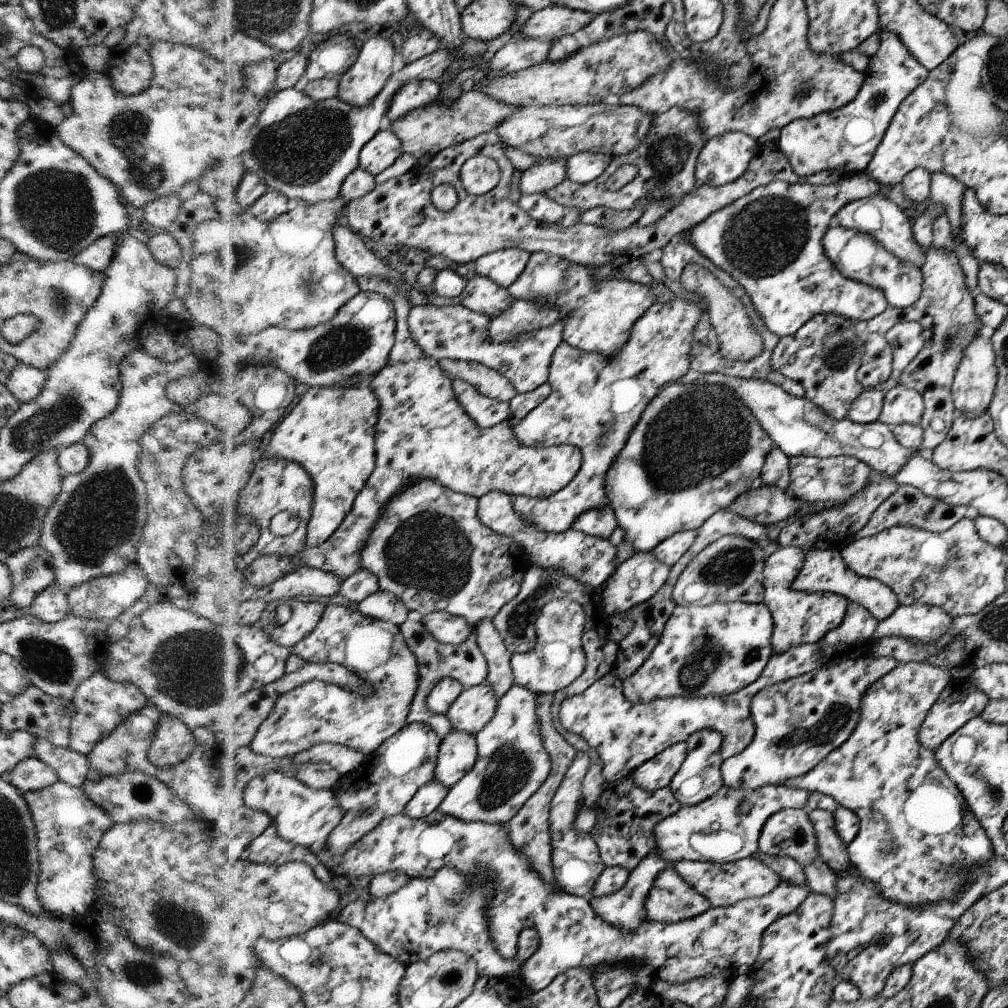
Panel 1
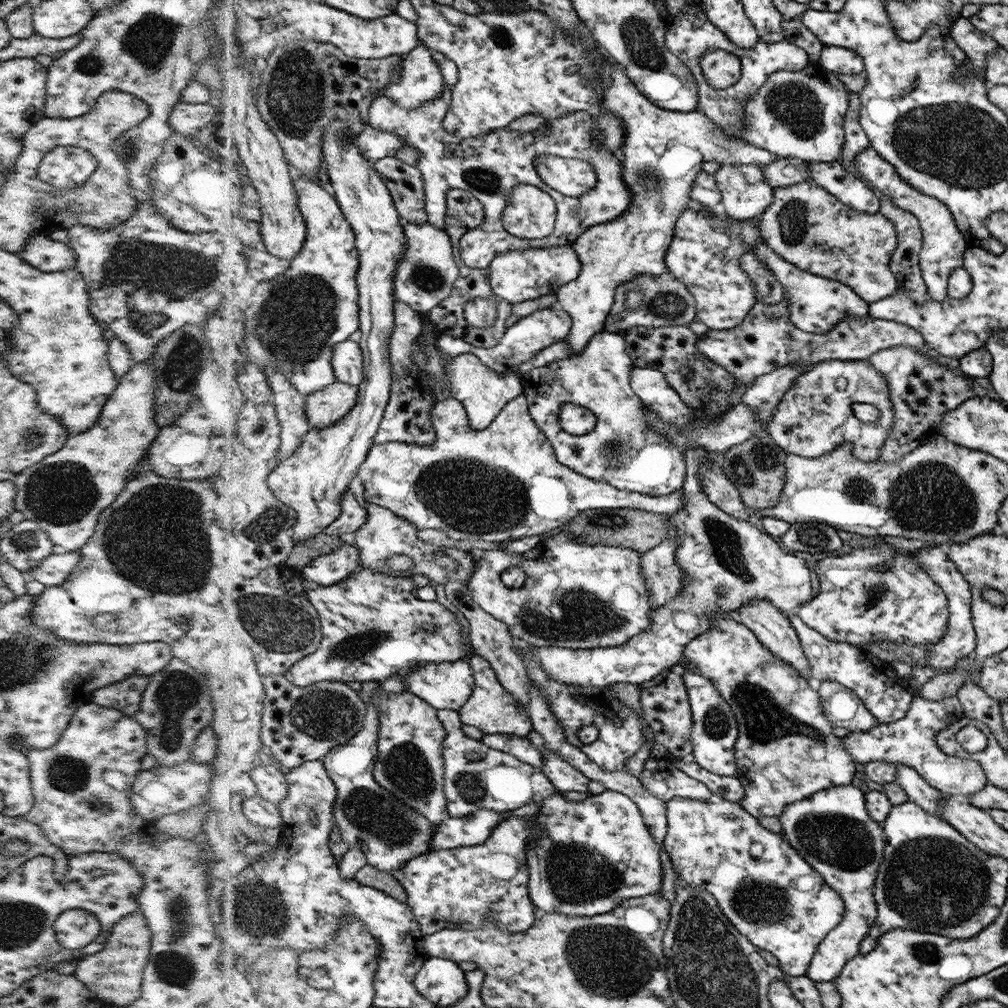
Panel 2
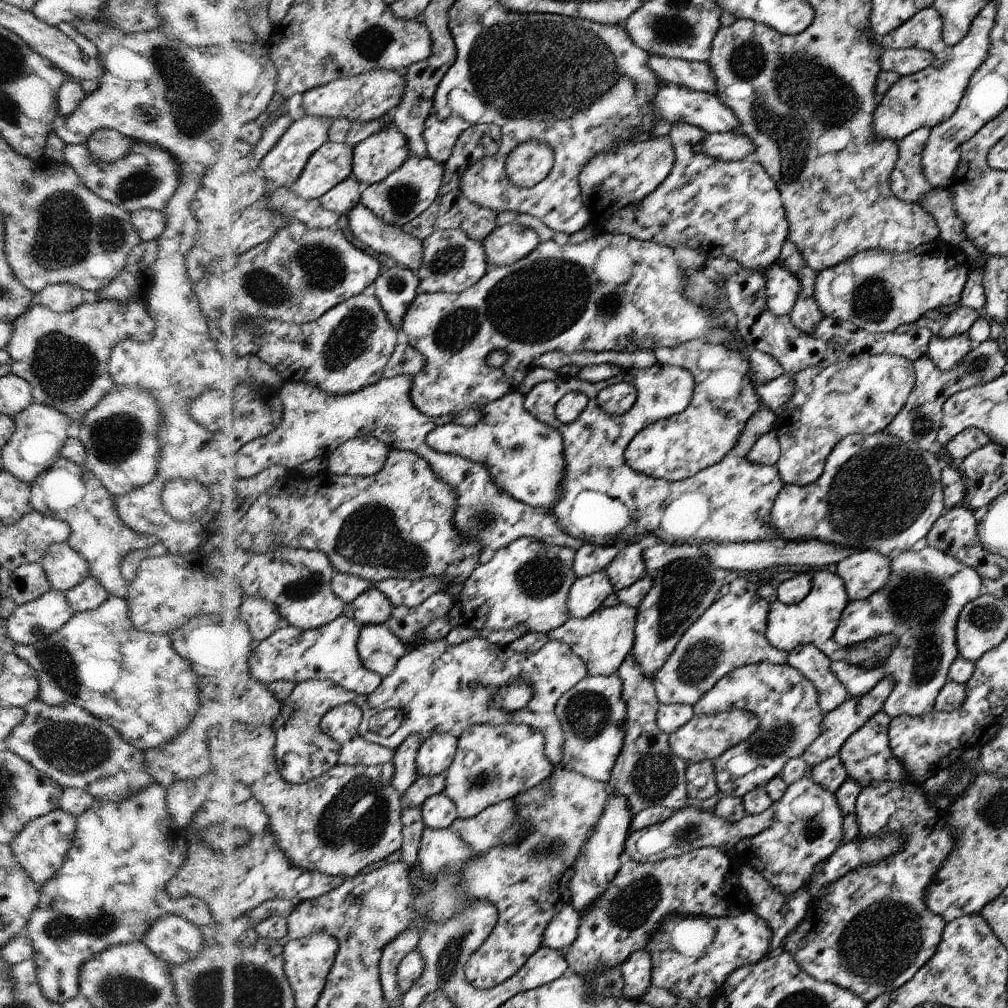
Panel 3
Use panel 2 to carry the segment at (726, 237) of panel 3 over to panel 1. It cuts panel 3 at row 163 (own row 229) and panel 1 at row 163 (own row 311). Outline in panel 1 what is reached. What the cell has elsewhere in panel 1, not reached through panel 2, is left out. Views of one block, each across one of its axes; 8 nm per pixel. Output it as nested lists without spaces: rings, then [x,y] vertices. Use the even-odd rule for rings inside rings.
[[[738,130],[716,136],[708,141],[695,163],[695,179],[699,185],[723,187],[734,183],[751,164],[758,153],[754,137]]]

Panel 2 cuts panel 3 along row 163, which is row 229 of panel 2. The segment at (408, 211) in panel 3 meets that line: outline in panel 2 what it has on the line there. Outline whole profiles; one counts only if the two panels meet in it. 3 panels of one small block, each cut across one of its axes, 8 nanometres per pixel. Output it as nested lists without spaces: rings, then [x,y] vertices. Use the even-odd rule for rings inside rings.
[[[408,221],[404,222],[404,227],[409,239],[409,248],[396,274],[396,295],[399,300],[419,312],[430,312],[452,296],[456,281],[461,275],[459,255],[455,252],[450,233],[446,229],[436,228],[432,226],[432,222],[412,224]]]

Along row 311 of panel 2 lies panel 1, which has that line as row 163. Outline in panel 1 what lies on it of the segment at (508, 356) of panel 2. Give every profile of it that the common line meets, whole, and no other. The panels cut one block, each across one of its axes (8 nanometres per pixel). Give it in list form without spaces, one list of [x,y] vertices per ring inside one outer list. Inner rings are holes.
[[[538,158],[531,167],[522,171],[519,187],[522,196],[546,193],[566,179],[566,159]]]

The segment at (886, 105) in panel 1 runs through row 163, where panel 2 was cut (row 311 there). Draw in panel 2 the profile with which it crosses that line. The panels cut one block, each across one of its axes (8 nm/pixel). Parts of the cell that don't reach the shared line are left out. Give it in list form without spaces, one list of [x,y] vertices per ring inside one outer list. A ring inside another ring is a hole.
[[[763,241],[751,248],[750,253],[758,256],[760,262],[776,276],[784,288],[784,298],[791,307],[791,318],[800,330],[812,332],[812,334],[826,334],[842,320],[846,318],[866,318],[869,315],[870,305],[856,294],[846,284],[826,277],[812,274],[794,266],[778,255]]]

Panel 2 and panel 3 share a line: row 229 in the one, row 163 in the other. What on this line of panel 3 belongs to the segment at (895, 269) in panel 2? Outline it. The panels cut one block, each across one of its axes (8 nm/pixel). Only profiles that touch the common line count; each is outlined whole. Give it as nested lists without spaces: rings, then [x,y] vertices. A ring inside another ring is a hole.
[[[919,128],[899,141],[899,160],[891,174],[892,192],[900,200],[918,202],[924,194],[934,190],[926,180],[922,152],[930,138],[931,128]]]

